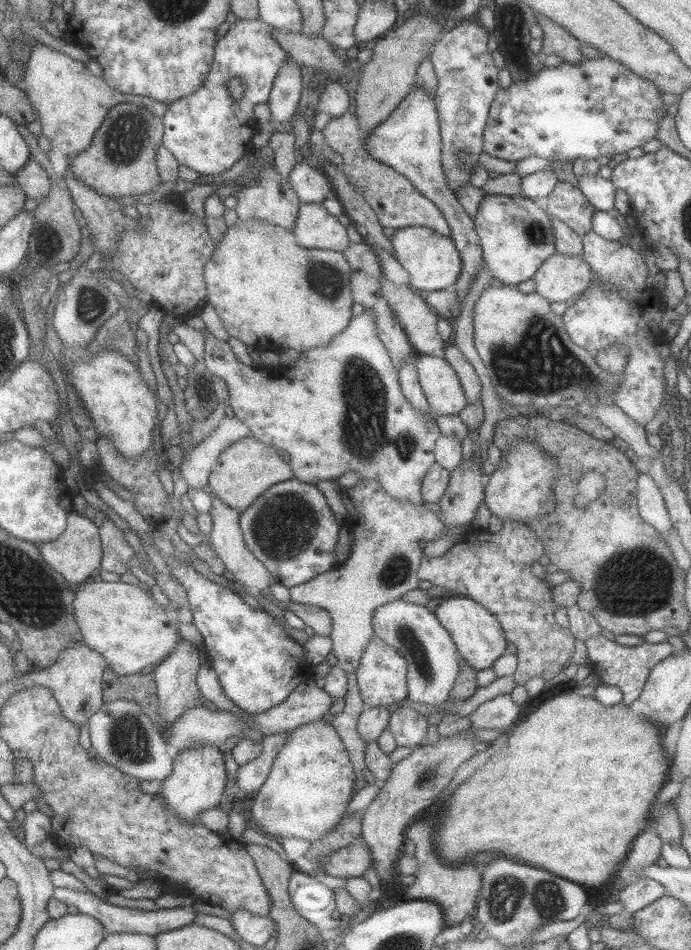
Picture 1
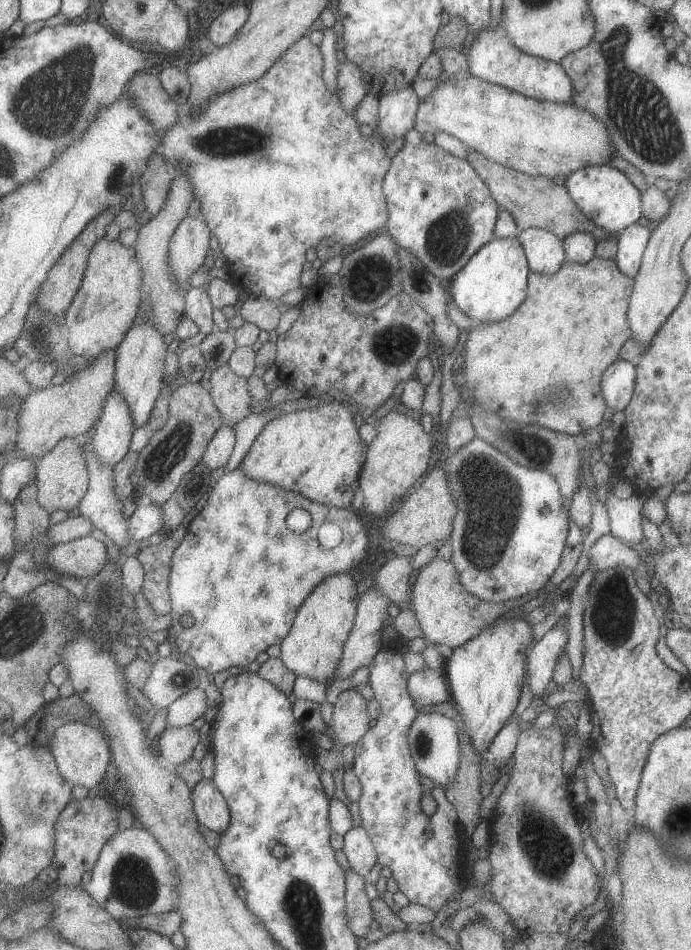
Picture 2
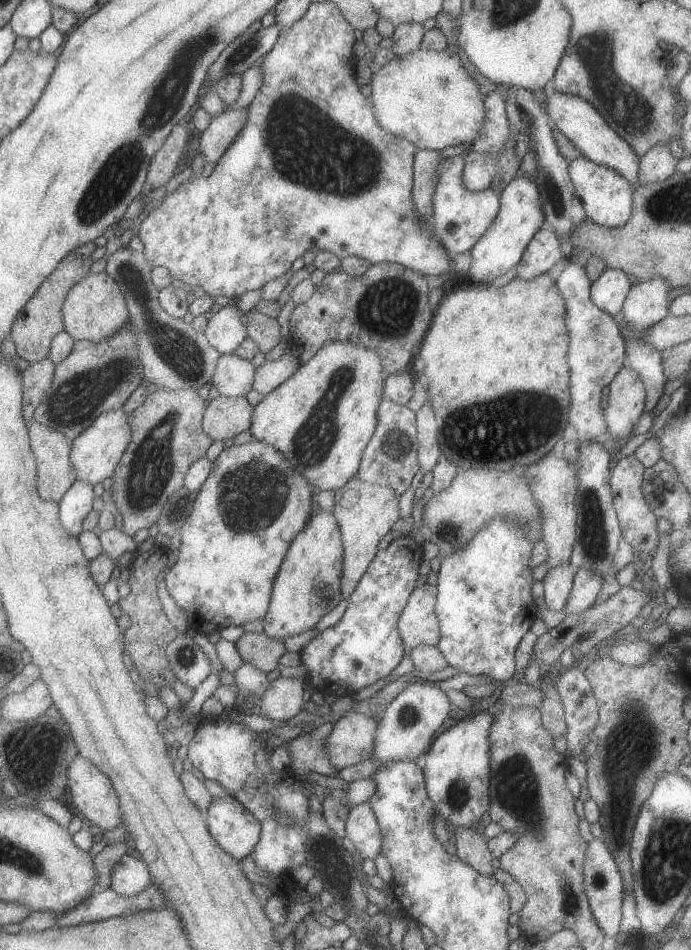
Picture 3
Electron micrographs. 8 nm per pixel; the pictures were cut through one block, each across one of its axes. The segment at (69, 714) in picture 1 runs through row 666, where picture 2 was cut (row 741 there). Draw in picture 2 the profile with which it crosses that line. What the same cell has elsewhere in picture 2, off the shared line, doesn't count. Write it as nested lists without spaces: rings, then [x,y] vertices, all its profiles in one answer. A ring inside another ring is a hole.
[[[83,721],[66,723],[51,734],[47,747],[53,754],[60,774],[72,786],[100,789],[101,778],[104,778],[109,762],[112,761],[112,754],[104,734],[97,727],[88,726]]]

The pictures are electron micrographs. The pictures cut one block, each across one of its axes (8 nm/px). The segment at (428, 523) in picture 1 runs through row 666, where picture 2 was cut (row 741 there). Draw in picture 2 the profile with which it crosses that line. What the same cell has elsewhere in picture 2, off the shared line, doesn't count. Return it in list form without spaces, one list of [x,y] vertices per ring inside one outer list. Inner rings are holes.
[[[352,688],[340,694],[333,706],[329,723],[344,746],[356,744],[370,728],[367,704],[368,701]]]

